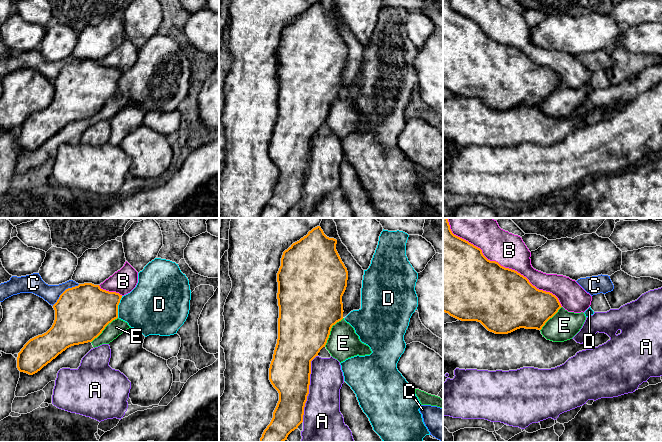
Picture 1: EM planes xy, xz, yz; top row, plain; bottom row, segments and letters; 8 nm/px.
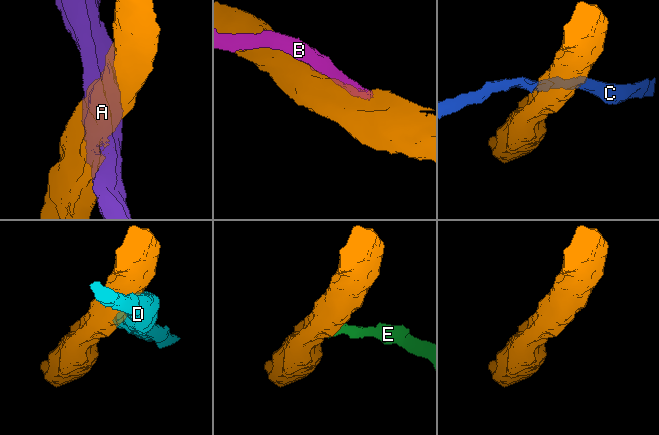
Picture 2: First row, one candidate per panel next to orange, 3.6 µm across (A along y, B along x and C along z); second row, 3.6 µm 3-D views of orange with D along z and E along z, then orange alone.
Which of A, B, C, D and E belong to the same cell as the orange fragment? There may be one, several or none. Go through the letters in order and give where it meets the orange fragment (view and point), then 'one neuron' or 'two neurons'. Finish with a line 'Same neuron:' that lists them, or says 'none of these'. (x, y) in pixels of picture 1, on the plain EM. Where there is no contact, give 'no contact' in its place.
A: meets orange in xz at (308, 164); two neurons
B: meets orange in yz at (504, 43); one neuron
C: meets orange in xy at (64, 67); two neurons
D: meets orange in xy at (117, 83); two neurons
E: meets orange in xz at (330, 106); two neurons
Same neuron: B

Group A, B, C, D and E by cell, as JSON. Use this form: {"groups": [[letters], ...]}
{"groups": [["A"], ["B"], ["C"], ["D"], ["E"]]}

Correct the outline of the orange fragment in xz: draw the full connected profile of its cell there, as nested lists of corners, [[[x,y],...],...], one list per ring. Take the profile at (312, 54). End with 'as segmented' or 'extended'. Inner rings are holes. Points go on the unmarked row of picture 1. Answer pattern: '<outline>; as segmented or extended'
[[[317,2],[283,28],[277,49],[278,115],[269,144],[269,156],[279,169],[279,177],[259,218],[284,218],[303,198],[304,183],[309,170],[311,137],[325,123],[332,102],[343,95],[342,72],[347,63],[348,47],[336,26],[336,20],[336,15],[327,13],[321,3]]]; as segmented

